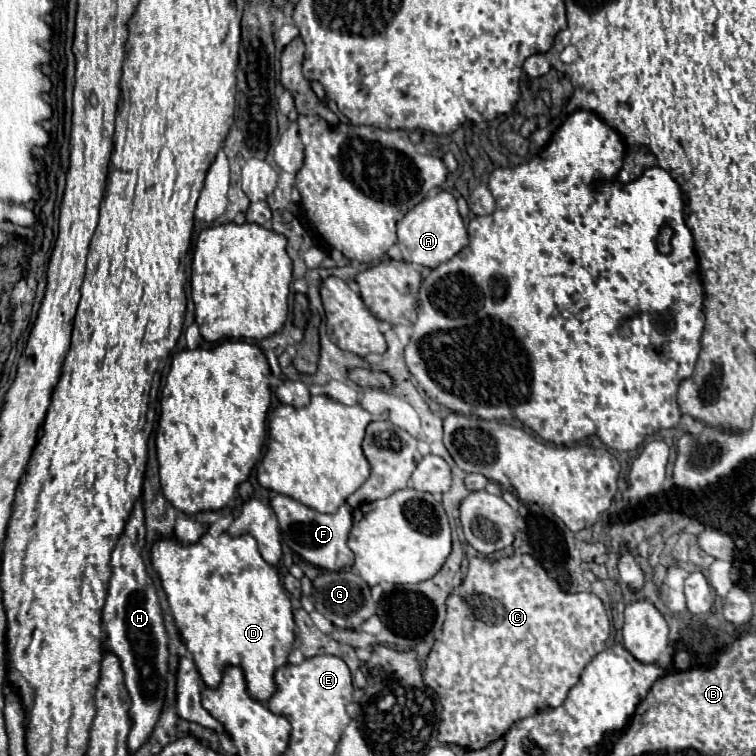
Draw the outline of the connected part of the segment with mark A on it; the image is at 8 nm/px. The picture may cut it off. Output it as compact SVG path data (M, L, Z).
M438 192L434 198L424 198L398 222L398 248L402 258L424 268L436 268L468 246L468 232L458 214L456 198L450 192Z

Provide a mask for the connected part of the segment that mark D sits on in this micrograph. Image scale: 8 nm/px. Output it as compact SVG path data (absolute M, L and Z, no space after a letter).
M204 532L198 542L184 544L176 536L162 536L158 544L152 544L150 558L168 596L180 636L186 650L192 654L204 684L216 688L220 684L222 670L228 664L240 666L246 676L248 694L258 702L266 702L276 690L274 672L286 664L286 656L292 648L294 618L288 592L282 586L276 570L260 556L256 540L250 534L230 536L228 532L222 532L220 536L212 536L210 532Z

